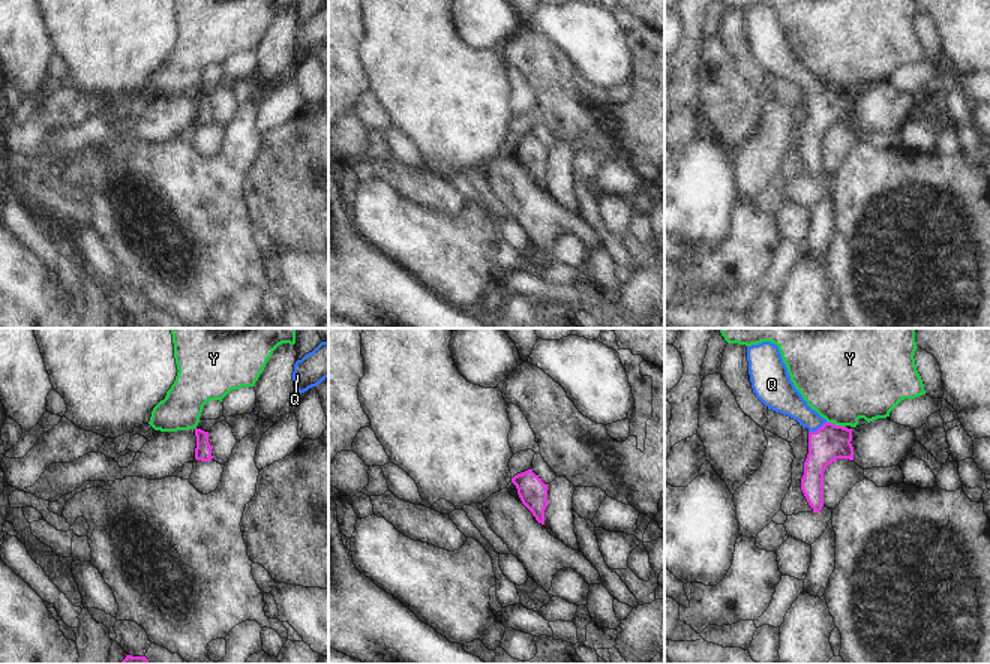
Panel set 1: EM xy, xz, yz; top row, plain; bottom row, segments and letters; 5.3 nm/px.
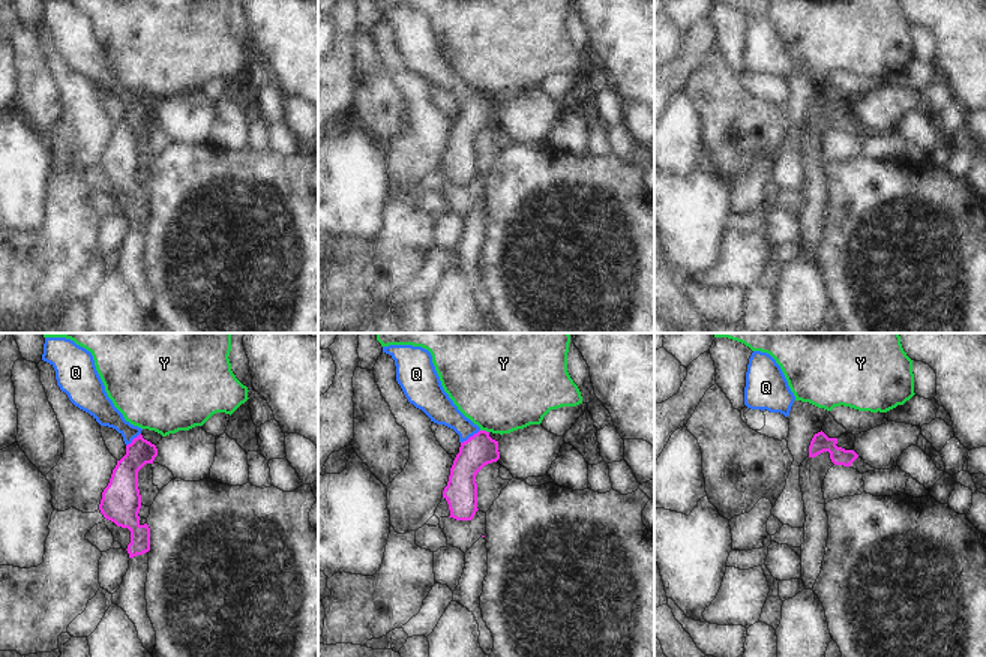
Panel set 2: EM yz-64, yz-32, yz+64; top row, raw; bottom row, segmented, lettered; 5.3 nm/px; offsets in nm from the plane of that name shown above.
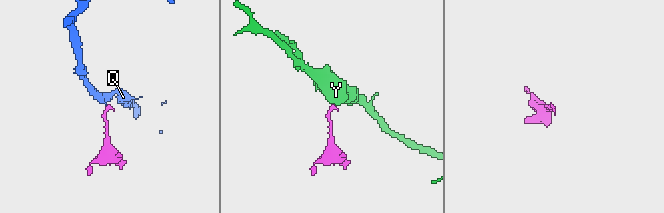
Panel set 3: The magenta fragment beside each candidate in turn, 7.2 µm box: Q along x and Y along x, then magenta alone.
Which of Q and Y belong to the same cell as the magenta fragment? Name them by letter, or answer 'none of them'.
Q

